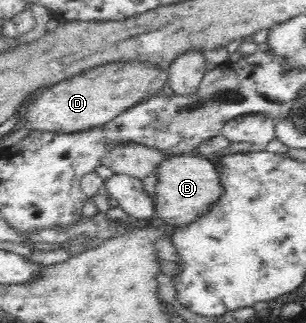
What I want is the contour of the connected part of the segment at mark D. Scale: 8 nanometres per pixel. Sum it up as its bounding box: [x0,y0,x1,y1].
[18,60,168,133]

